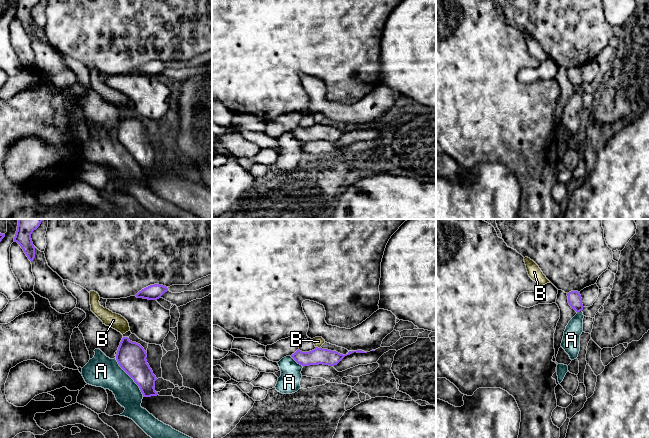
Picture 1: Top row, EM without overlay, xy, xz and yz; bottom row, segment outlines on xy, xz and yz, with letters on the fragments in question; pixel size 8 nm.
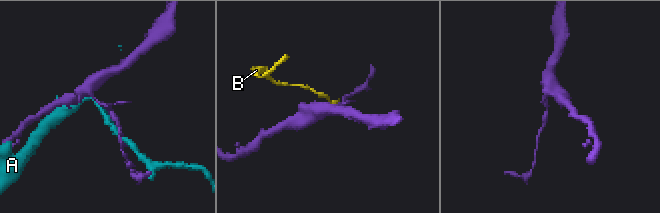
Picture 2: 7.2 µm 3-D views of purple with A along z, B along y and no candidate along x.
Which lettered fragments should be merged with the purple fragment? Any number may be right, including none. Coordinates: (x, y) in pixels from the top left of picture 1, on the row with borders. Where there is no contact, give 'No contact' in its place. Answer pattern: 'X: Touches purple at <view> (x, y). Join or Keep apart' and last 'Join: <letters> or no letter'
A: Touches purple at xy (130, 376). Keep apart
B: Touches purple at xz (317, 347). Keep apart
Join: no letter

